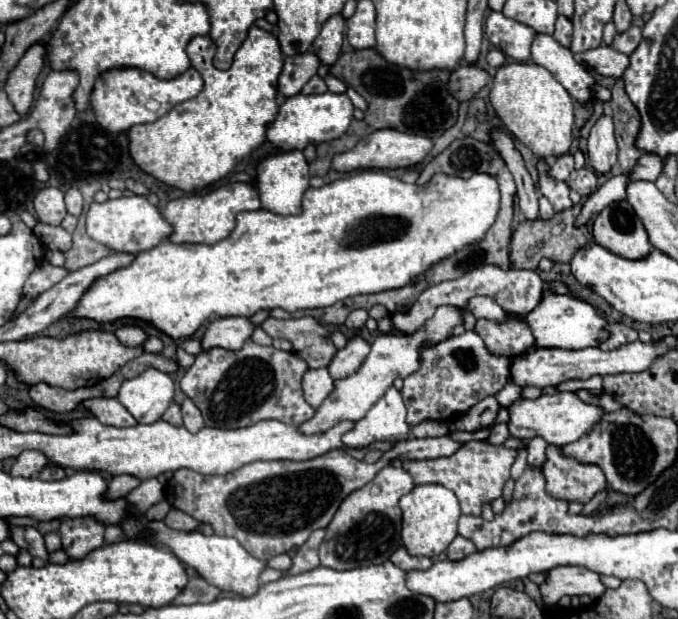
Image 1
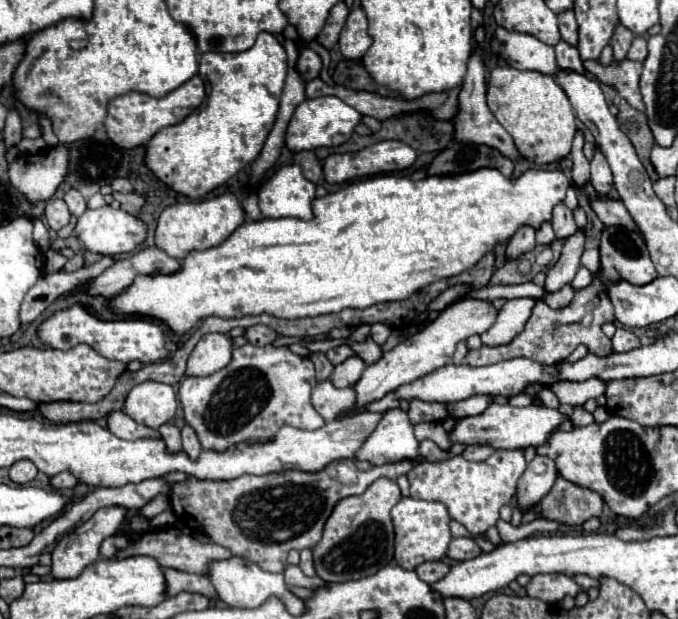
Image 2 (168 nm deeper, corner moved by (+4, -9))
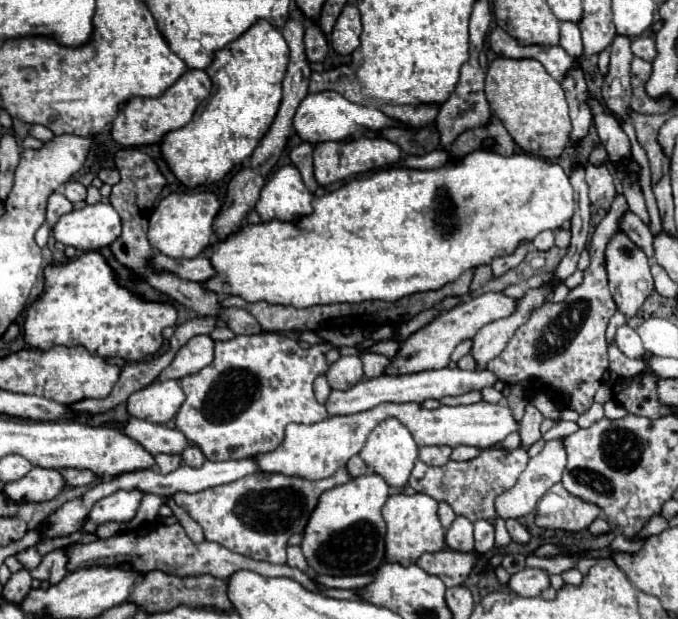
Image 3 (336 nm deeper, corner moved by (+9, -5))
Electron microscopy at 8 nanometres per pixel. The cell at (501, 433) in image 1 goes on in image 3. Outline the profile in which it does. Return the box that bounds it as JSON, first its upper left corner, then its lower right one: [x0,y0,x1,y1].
[451,446,481,462]

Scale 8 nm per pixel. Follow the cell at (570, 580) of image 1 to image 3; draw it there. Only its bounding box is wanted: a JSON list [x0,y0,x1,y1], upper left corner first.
[507,568,549,596]

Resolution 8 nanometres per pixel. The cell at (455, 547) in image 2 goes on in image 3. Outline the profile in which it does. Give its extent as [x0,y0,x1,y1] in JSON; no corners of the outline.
[445,516,473,550]

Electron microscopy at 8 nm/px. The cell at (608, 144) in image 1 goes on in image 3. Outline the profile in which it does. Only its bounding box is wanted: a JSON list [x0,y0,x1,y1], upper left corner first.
[585,164,617,210]

